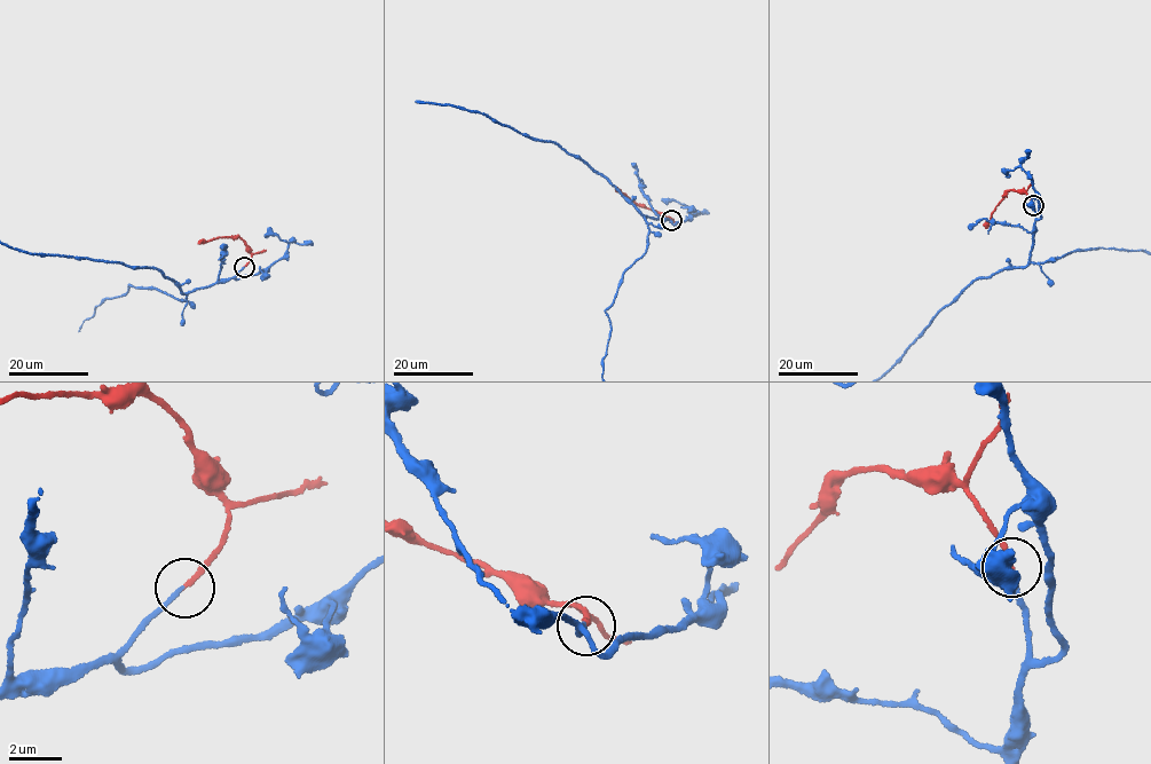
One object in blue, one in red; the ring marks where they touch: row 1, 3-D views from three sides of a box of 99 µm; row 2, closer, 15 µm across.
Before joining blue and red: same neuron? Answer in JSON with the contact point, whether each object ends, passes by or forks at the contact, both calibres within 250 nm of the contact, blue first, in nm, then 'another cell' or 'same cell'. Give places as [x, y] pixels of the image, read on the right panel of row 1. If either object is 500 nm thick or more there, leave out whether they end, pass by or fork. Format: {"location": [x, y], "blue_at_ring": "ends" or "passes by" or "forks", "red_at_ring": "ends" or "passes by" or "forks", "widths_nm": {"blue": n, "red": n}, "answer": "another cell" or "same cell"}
{"location": [1033, 205], "blue_at_ring": "ends", "red_at_ring": "ends", "widths_nm": {"blue": 170, "red": 200}, "answer": "same cell"}

